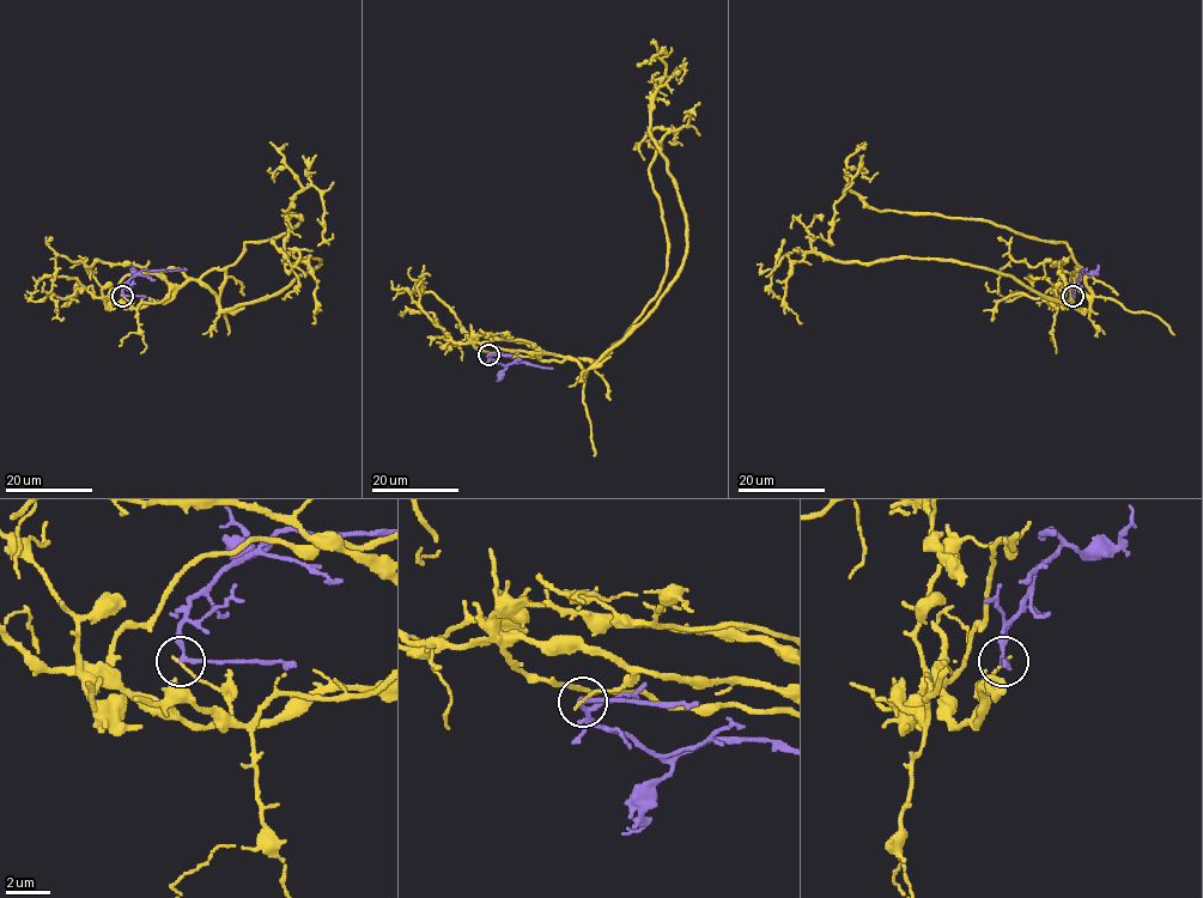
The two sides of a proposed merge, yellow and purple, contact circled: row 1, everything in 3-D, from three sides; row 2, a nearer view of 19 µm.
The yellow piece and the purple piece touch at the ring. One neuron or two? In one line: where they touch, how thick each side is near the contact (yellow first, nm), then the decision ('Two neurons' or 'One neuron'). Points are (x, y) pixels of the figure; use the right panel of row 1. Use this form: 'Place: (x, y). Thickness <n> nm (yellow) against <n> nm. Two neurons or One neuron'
Place: (1073, 296). Thickness 120 nm (yellow) against 160 nm. Two neurons

